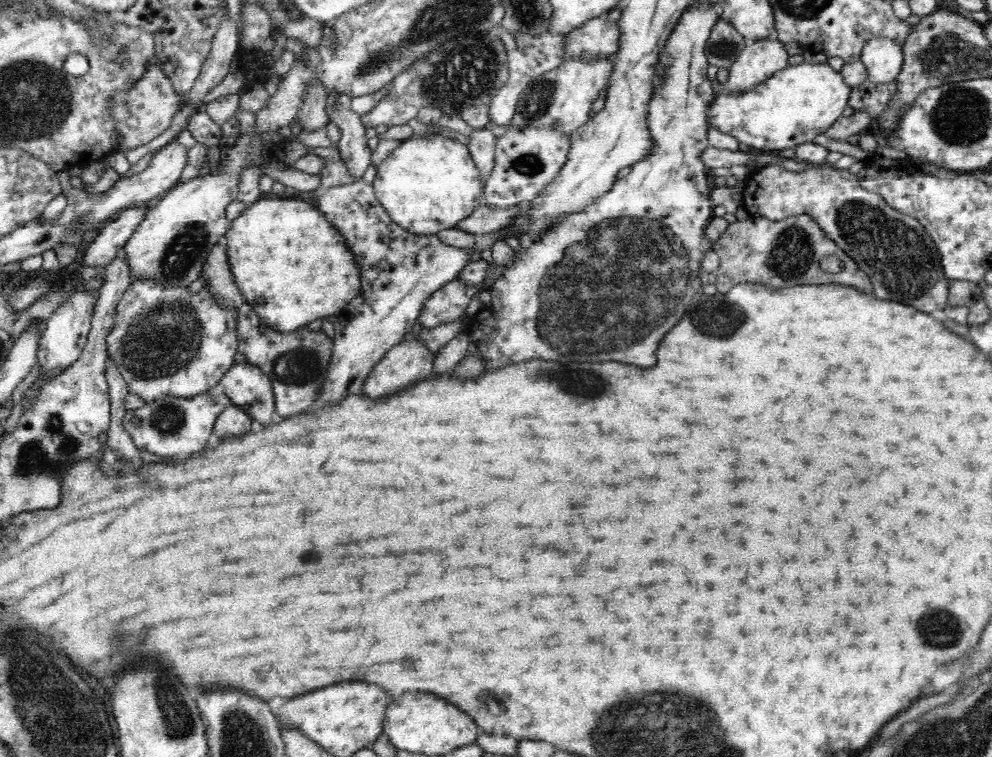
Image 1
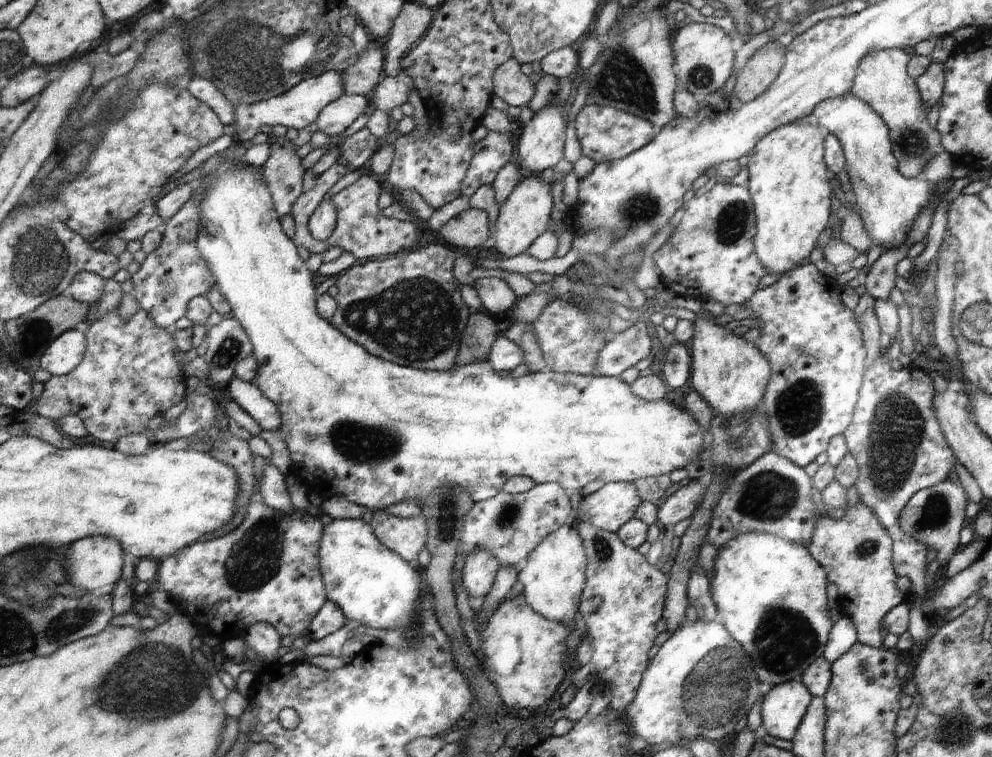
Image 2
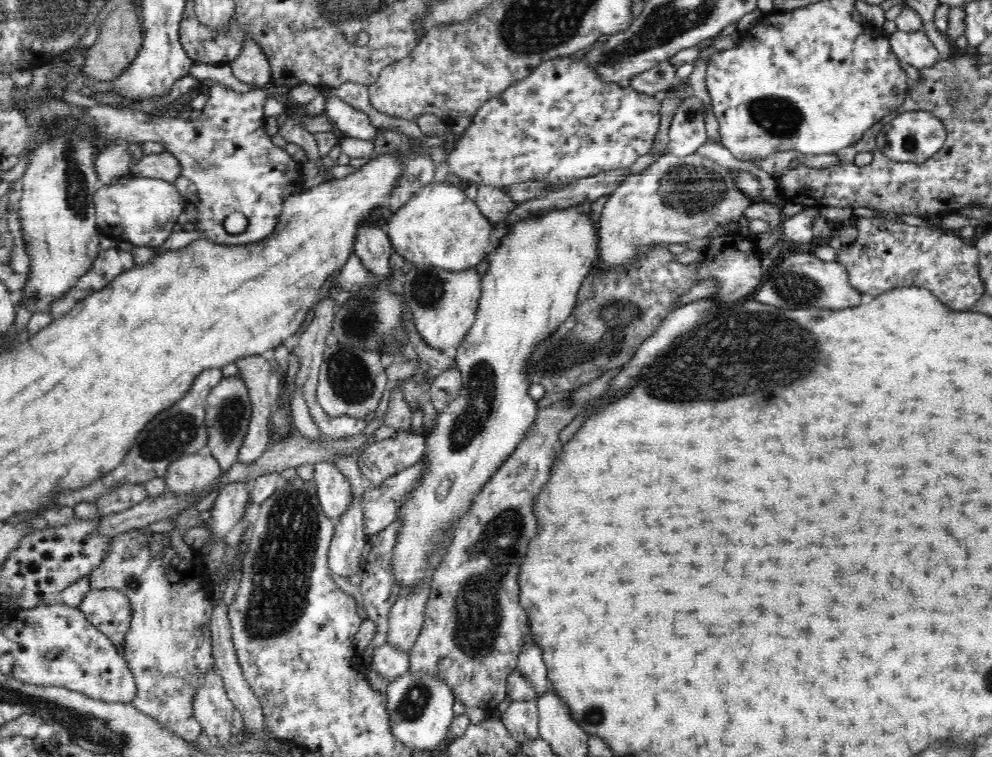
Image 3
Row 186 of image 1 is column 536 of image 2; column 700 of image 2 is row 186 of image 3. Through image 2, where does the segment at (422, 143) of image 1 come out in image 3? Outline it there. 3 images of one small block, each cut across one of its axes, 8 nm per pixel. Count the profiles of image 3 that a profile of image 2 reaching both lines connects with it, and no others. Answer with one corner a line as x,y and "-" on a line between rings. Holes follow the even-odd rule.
434,180
428,188
416,192
412,200
390,218
388,236
394,252
414,264
414,268
430,264
456,274
478,266
490,256
496,248
496,244
490,242
492,228
492,222
478,210
476,200
468,198
458,182
438,184

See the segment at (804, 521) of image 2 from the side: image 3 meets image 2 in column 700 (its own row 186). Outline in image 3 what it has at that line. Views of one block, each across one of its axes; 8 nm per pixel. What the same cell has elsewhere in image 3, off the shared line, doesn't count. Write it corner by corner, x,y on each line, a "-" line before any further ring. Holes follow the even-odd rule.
564,56
558,60
544,60
524,80
510,84
502,96
486,100
482,108
472,116
468,130
460,140
456,140
454,150
448,154
450,182
508,188
520,182
578,182
582,178
606,174
612,170
632,168
638,158
654,150
662,120
658,114
662,98
640,94
630,86
622,88
620,84
606,84
598,78
600,76
596,70
588,66
586,56

